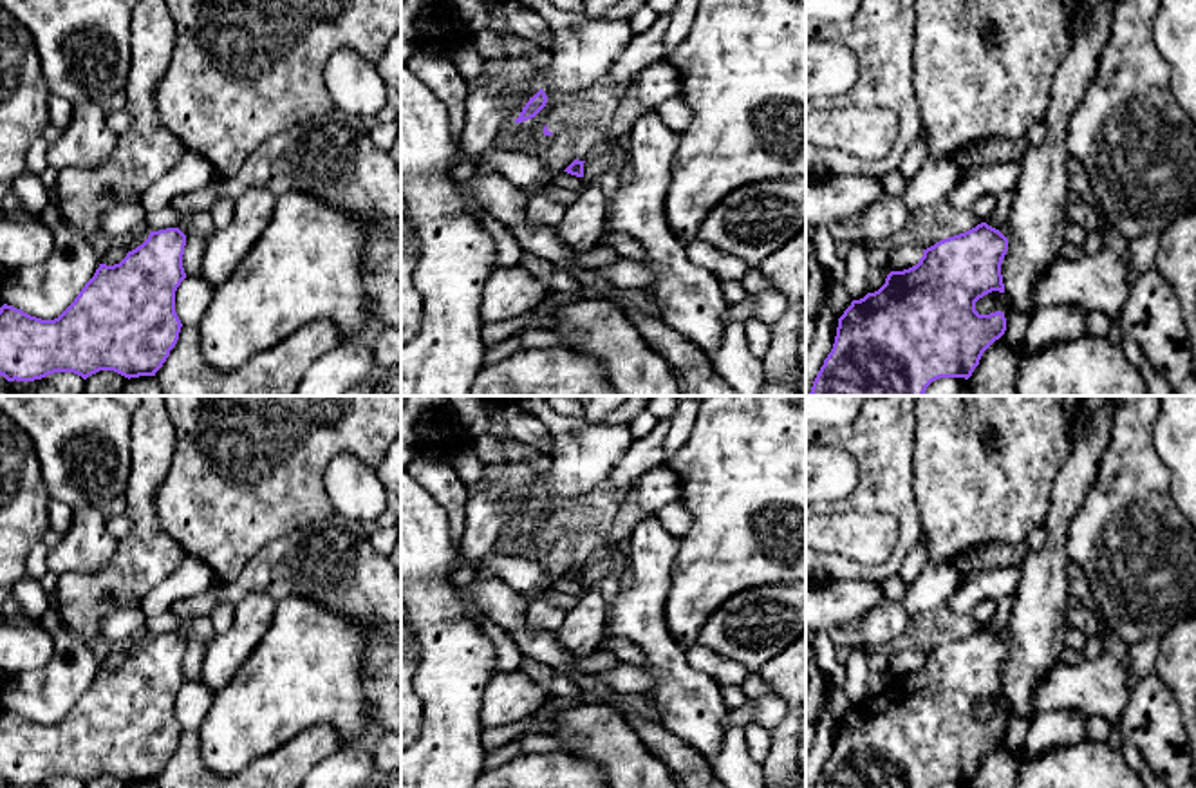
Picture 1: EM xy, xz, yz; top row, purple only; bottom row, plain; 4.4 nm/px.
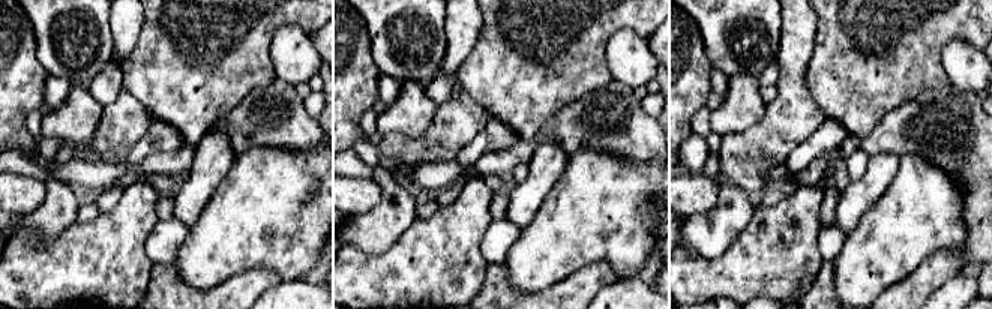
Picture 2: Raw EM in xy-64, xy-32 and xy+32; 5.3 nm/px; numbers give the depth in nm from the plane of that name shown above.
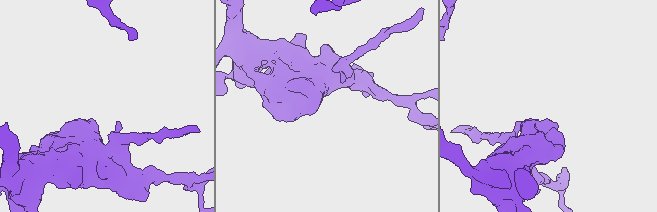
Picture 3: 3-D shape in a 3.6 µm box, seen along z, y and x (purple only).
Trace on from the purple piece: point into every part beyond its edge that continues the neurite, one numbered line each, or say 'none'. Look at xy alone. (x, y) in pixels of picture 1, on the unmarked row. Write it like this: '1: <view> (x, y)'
none

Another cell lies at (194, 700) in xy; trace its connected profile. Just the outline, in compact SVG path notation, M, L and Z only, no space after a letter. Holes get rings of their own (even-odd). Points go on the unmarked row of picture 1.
M201 680L186 681L175 696L175 718L182 730L197 730L210 710L217 690Z

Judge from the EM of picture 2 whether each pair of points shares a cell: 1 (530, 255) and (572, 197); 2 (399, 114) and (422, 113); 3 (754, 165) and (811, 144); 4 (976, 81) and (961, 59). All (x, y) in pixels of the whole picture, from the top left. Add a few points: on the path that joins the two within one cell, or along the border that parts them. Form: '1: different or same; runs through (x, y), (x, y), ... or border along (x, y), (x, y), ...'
1: same; runs through (545, 240), (572, 212)
2: same; runs through (405, 114), (416, 113)
3: different; border along (820, 126), (784, 162)
4: same; runs through (976, 75), (965, 65)

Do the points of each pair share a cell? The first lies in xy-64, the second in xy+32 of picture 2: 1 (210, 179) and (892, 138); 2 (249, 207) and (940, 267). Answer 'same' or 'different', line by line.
1: different
2: different

